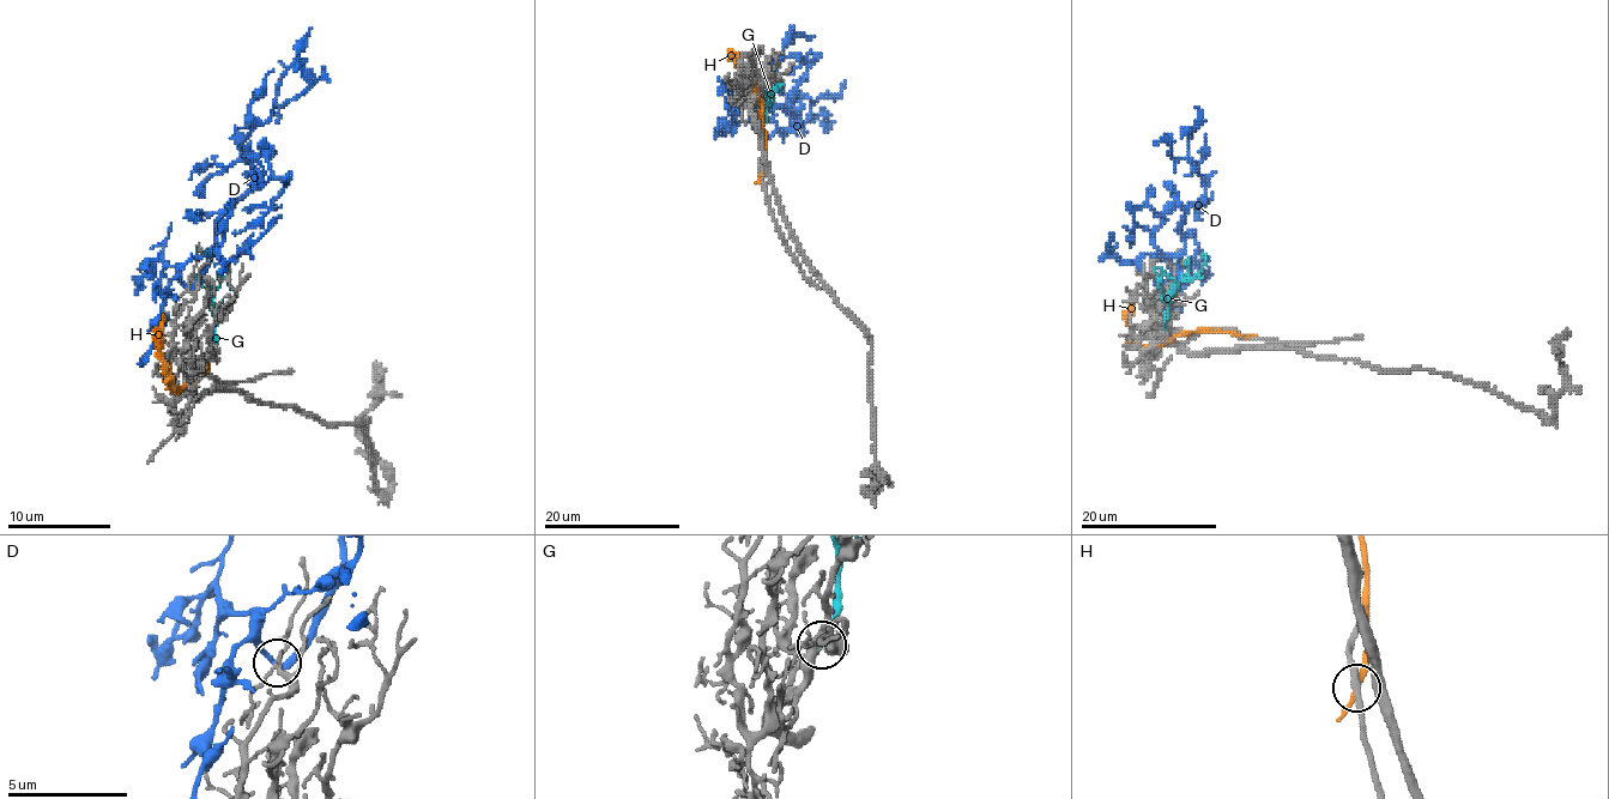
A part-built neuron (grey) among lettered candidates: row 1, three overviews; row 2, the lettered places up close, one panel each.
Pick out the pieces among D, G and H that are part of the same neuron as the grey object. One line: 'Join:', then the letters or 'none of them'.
Join: G

